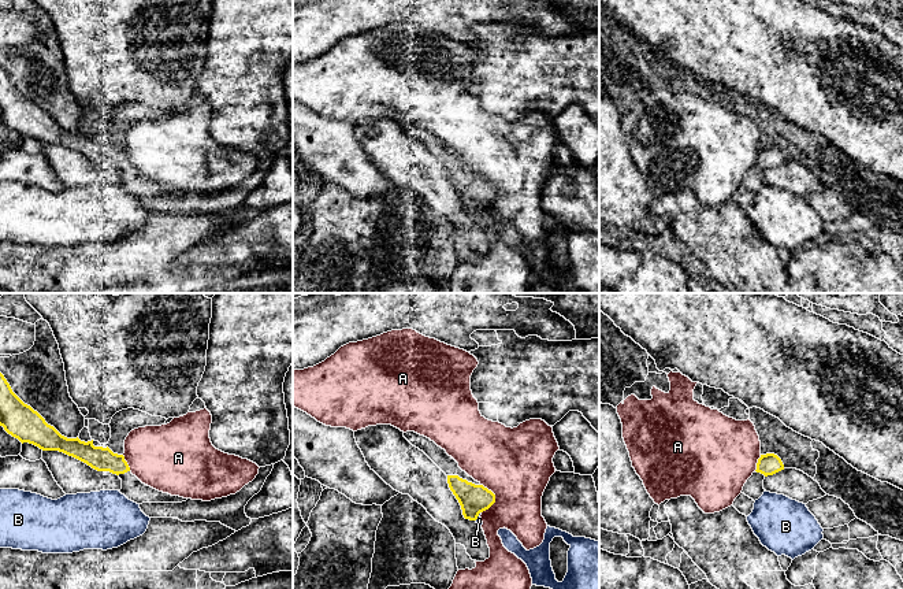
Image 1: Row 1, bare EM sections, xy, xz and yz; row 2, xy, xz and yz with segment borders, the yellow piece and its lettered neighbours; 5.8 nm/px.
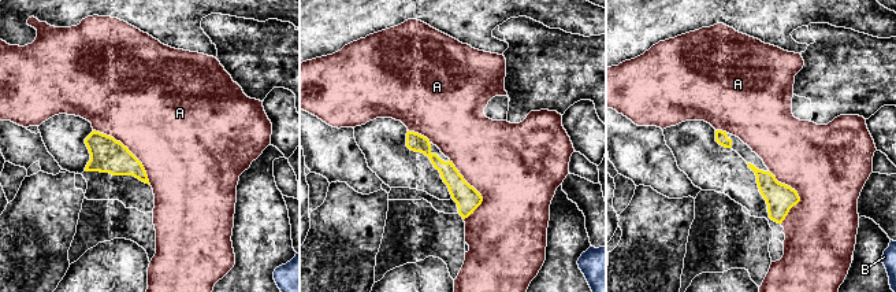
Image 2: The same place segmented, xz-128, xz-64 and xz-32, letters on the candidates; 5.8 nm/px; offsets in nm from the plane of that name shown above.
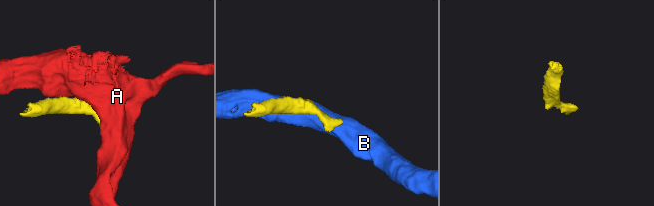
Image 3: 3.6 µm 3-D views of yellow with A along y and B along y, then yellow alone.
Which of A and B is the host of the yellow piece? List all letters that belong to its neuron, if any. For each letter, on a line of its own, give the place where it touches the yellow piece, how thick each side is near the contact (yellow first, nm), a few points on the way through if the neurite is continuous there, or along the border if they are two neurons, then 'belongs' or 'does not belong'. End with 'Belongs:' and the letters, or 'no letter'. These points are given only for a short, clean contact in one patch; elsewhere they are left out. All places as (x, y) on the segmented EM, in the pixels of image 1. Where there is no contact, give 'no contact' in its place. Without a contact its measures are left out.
A: contact xz (494, 497); calibres 180 and 420 nm; does not belong
B: contact xz (478, 515); calibres 180 and 30 nm; border xz (480, 511), (475, 519); does not belong
Belongs: no letter

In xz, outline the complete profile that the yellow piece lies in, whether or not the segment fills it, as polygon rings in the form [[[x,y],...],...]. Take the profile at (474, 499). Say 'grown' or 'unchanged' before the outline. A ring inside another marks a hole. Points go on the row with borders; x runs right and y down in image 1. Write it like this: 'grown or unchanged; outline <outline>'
grown; outline [[[406,431],[404,437],[447,475],[449,488],[458,500],[465,519],[476,521],[480,512],[495,503],[495,494],[462,471],[458,463],[434,441],[415,431]]]

